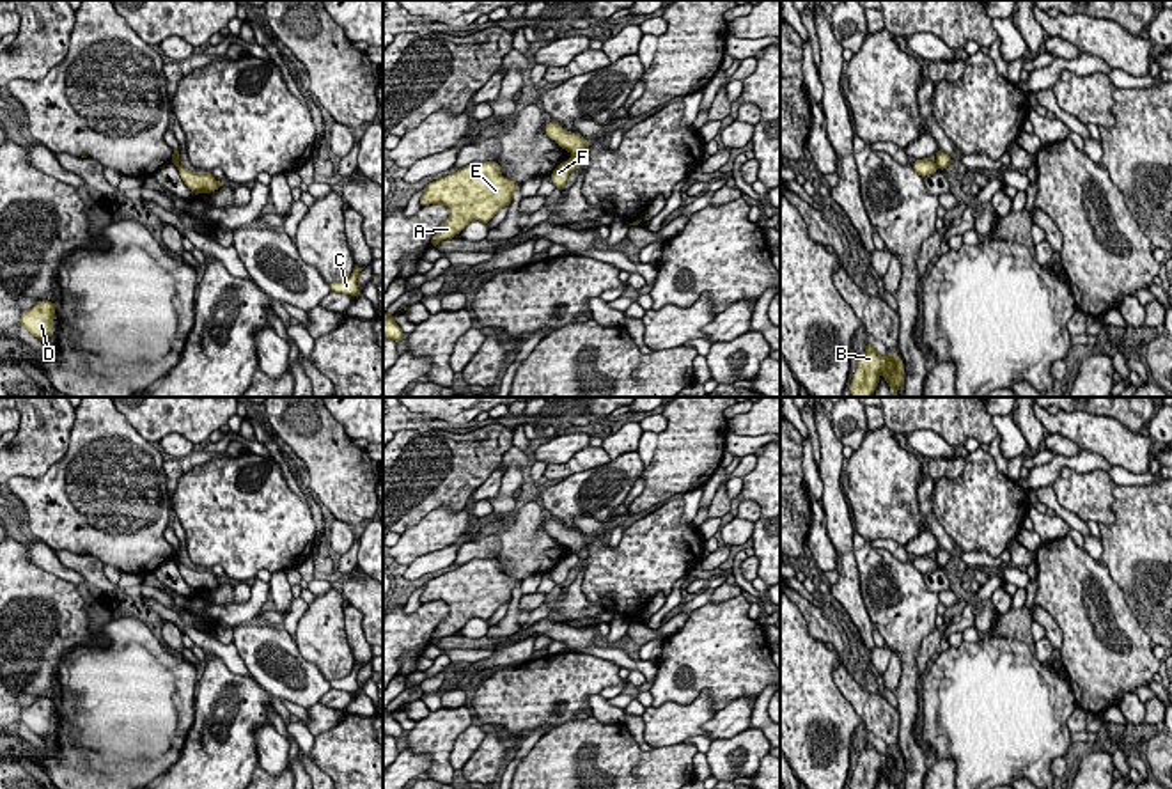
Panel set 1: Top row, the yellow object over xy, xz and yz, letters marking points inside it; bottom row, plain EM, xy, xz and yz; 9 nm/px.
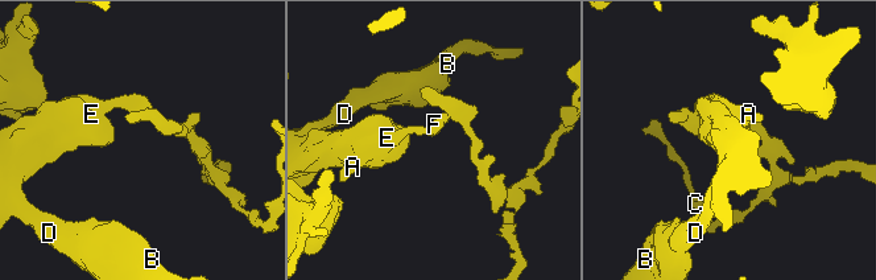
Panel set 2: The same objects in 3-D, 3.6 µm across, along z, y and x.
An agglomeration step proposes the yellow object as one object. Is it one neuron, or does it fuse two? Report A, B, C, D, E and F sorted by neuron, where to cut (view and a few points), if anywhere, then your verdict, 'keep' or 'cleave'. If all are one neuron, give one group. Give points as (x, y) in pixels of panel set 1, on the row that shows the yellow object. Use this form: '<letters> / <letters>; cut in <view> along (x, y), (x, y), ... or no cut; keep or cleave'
A B D E F / C; cut in xz along (571, 155), (575, 156); cleave

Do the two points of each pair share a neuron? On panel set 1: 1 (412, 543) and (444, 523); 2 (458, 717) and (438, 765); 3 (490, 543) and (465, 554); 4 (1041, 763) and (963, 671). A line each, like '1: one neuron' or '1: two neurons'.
1: one neuron
2: one neuron
3: one neuron
4: one neuron

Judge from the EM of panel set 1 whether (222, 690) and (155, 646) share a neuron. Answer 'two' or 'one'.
two

